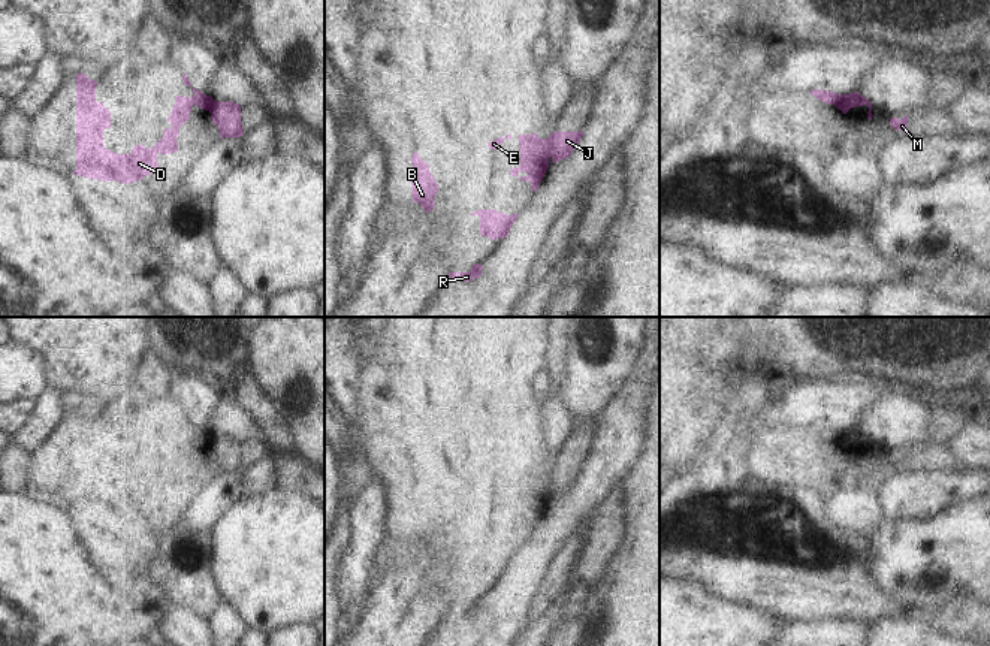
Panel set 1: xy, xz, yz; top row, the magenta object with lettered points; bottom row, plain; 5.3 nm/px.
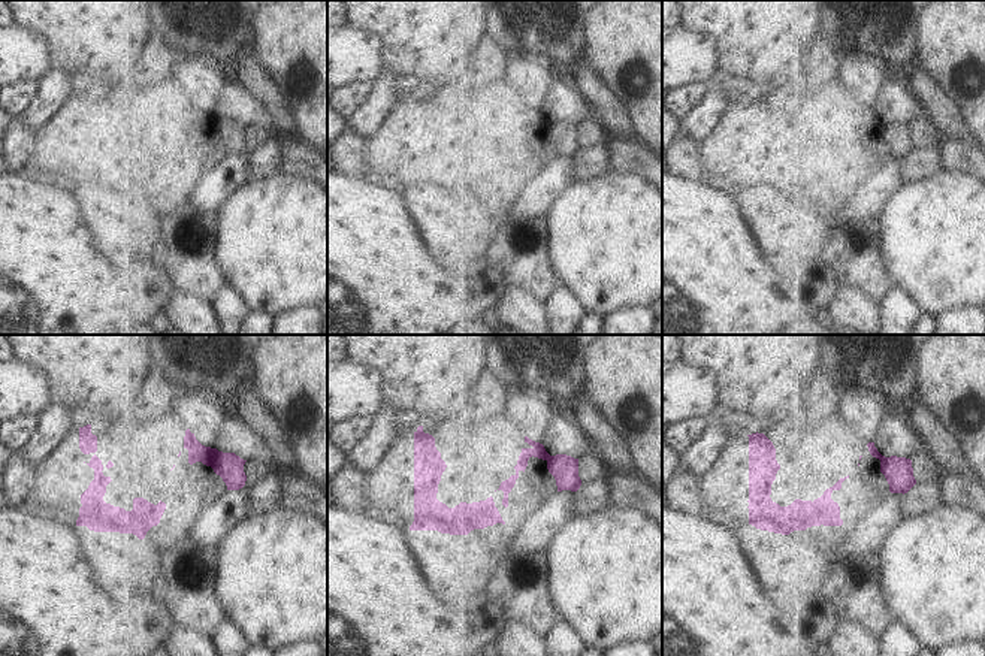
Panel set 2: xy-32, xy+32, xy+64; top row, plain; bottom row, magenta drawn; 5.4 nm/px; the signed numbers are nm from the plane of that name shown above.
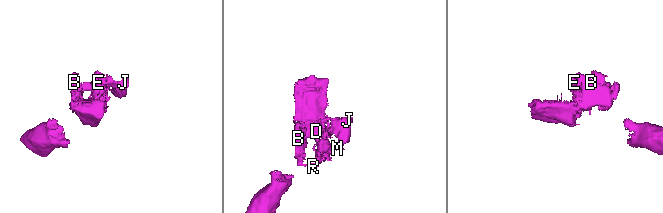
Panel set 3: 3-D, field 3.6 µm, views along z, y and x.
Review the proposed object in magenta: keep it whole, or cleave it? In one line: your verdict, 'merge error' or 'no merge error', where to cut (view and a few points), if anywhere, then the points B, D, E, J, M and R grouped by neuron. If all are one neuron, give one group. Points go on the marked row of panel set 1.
merge error | xy (184, 97), (178, 102), (177, 127) | B D E R / J M

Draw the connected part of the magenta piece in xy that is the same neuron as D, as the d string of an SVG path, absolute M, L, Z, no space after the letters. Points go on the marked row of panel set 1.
M76 73L76 169L73 175L105 182L118 181L121 184L130 184L141 181L150 173L156 173L159 170L157 154L172 154L178 151L178 102L182 100L184 96L175 96L175 105L167 117L172 127L163 130L163 138L157 141L153 148L148 150L139 144L133 147L130 154L117 154L103 147L103 130L111 127L111 112L102 102L96 102L96 85L97 82L88 79L85 73Z

